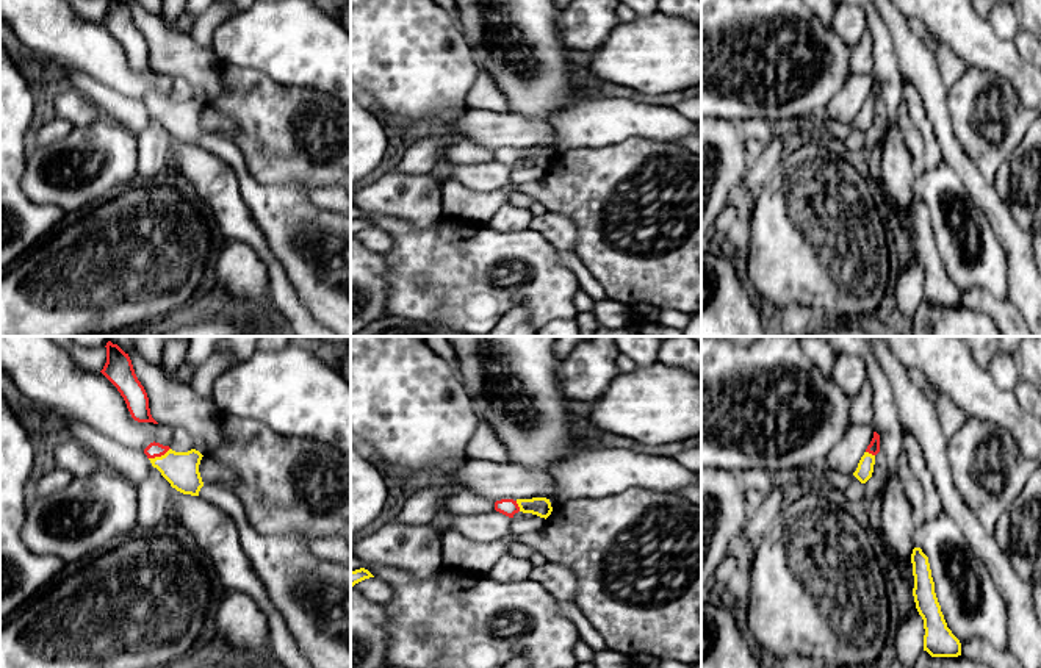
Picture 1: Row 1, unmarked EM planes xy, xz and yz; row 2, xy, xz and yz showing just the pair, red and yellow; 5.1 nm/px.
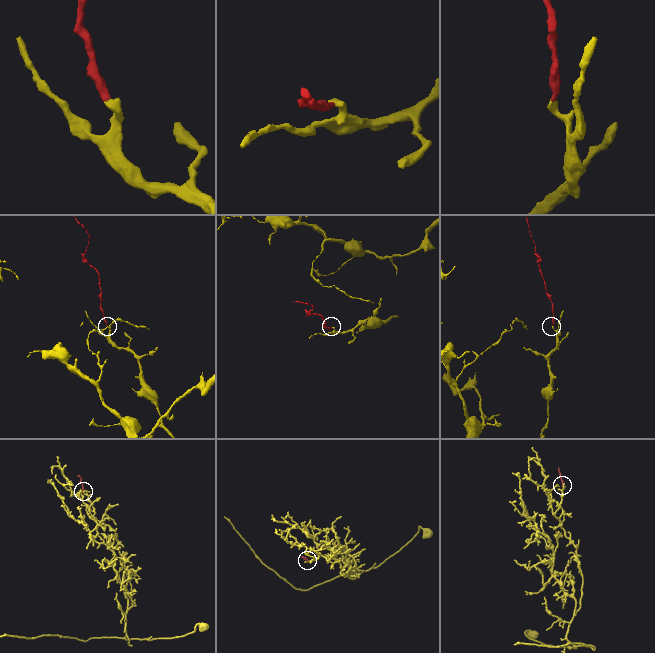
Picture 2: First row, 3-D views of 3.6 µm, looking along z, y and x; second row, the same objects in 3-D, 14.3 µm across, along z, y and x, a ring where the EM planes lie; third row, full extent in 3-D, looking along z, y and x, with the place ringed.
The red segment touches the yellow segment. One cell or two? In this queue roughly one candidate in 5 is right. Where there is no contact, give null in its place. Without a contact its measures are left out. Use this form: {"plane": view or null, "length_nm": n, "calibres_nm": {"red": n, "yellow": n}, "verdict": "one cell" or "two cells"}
{"plane": "xy", "length_nm": 130, "calibres_nm": {"red": 80, "yellow": 180}, "verdict": "one cell"}

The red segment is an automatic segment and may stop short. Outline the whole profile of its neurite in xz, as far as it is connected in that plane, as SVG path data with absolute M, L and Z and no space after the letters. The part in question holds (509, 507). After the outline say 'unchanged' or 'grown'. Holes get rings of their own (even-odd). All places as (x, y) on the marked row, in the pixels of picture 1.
M532 497L532 499L501 499L495 502L495 510L513 518L515 513L532 513L540 518L548 518L553 512L551 502L546 497Z | grown

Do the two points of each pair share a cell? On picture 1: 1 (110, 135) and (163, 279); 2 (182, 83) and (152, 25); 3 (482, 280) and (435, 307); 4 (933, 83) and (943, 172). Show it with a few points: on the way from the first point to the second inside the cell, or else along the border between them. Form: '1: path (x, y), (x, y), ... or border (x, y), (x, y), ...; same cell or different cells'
1: border (135, 180), (113, 197), (97, 204); different cells
2: border (176, 75), (183, 75), (188, 80), (194, 97); different cells
3: path (471, 280), (462, 280), (446, 296); same cell
4: border (943, 158), (966, 188); different cells

